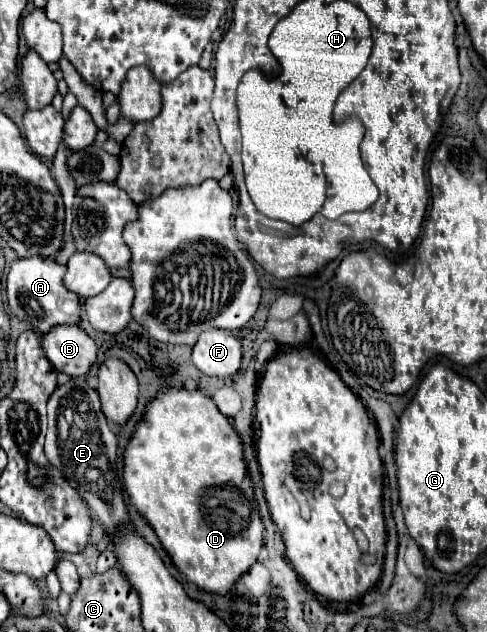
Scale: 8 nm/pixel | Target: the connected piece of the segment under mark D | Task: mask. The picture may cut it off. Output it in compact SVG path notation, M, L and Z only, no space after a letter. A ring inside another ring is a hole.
M169 388L167 392L159 394L145 410L143 420L137 424L135 436L129 440L125 454L123 454L123 480L125 490L133 502L133 506L141 512L141 516L151 524L157 532L165 552L171 556L171 562L177 570L187 578L187 582L195 584L197 588L213 594L225 596L233 584L239 580L241 574L249 572L255 564L259 550L263 546L263 522L257 514L257 502L253 498L251 476L247 472L247 464L243 460L243 444L239 434L229 424L227 416L219 412L209 396L201 390L175 390ZM211 486L233 486L245 494L213 494L211 504L213 510L201 508L201 496Z

